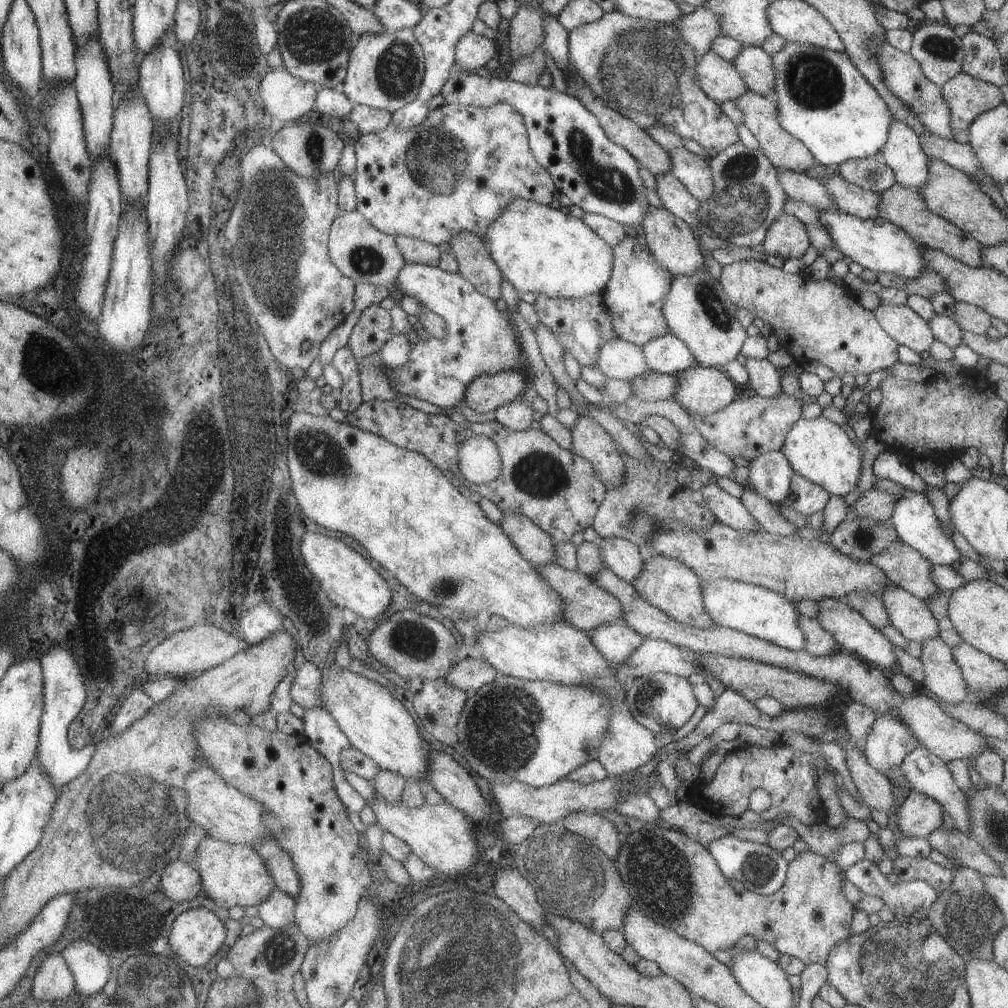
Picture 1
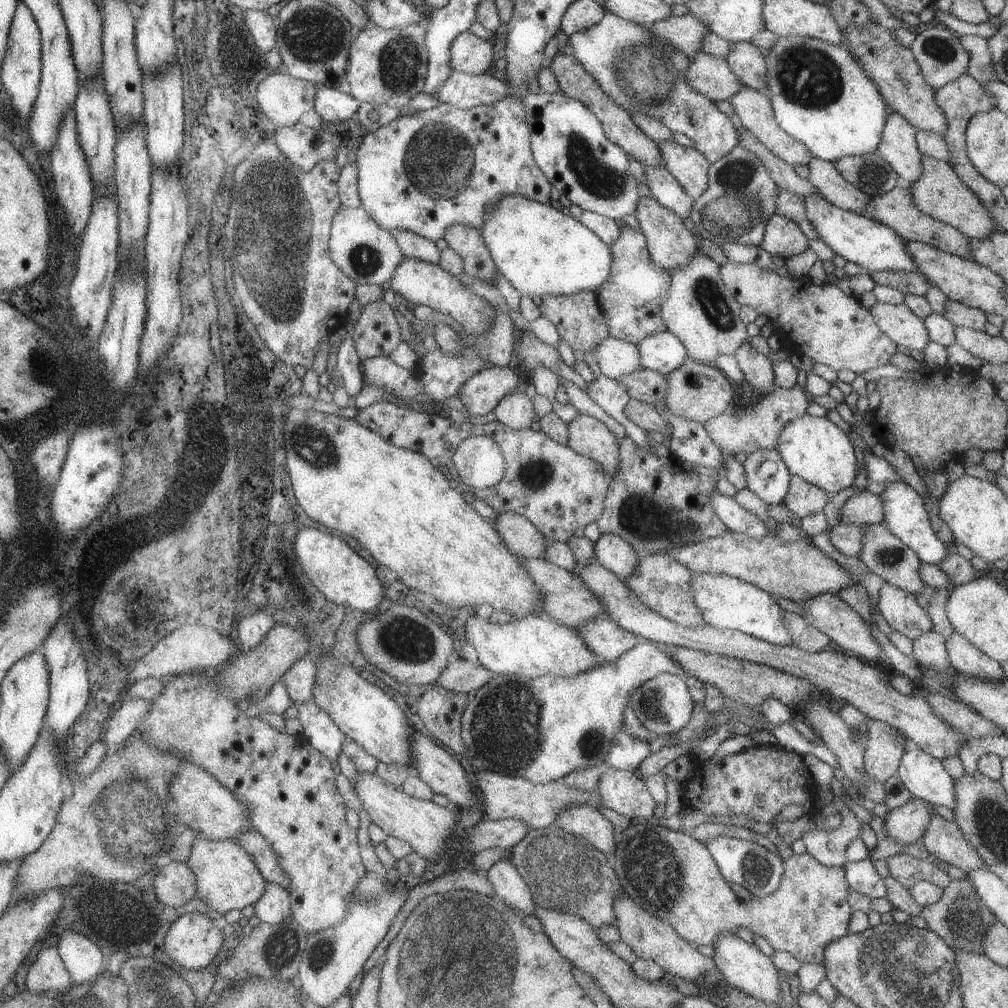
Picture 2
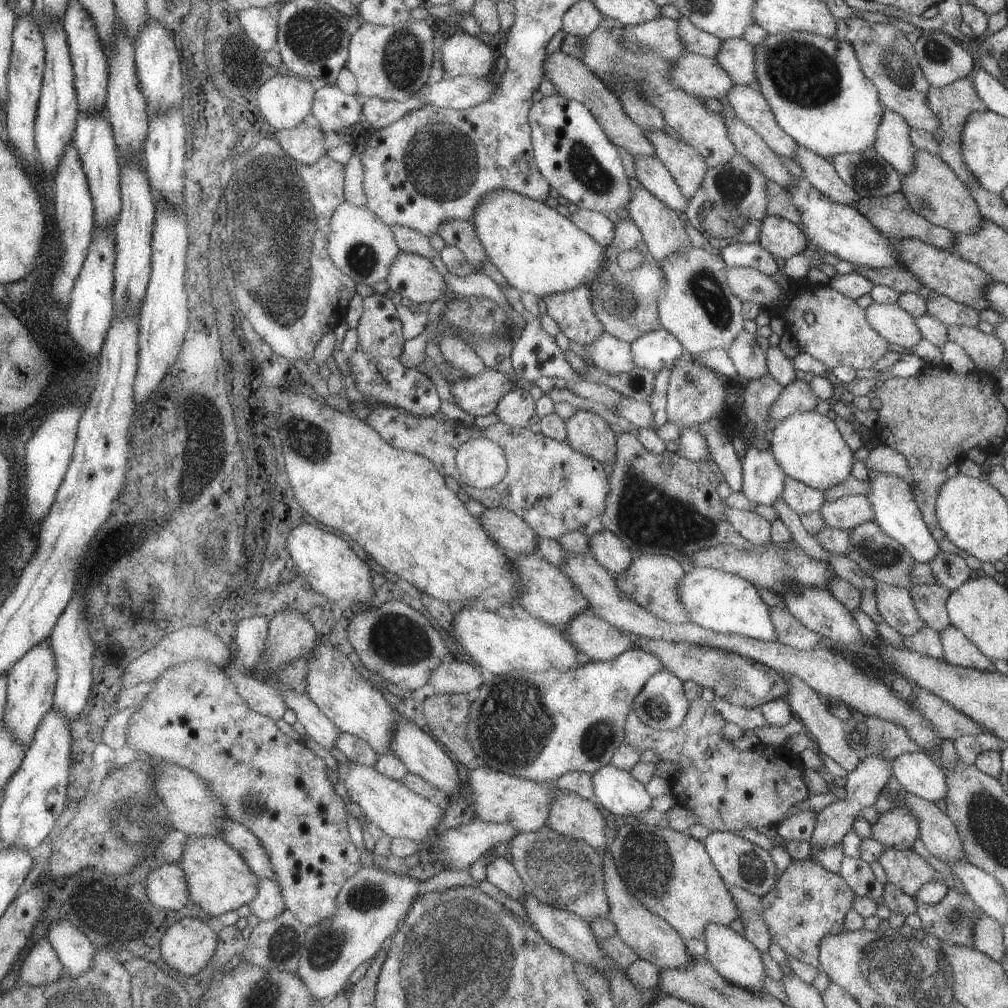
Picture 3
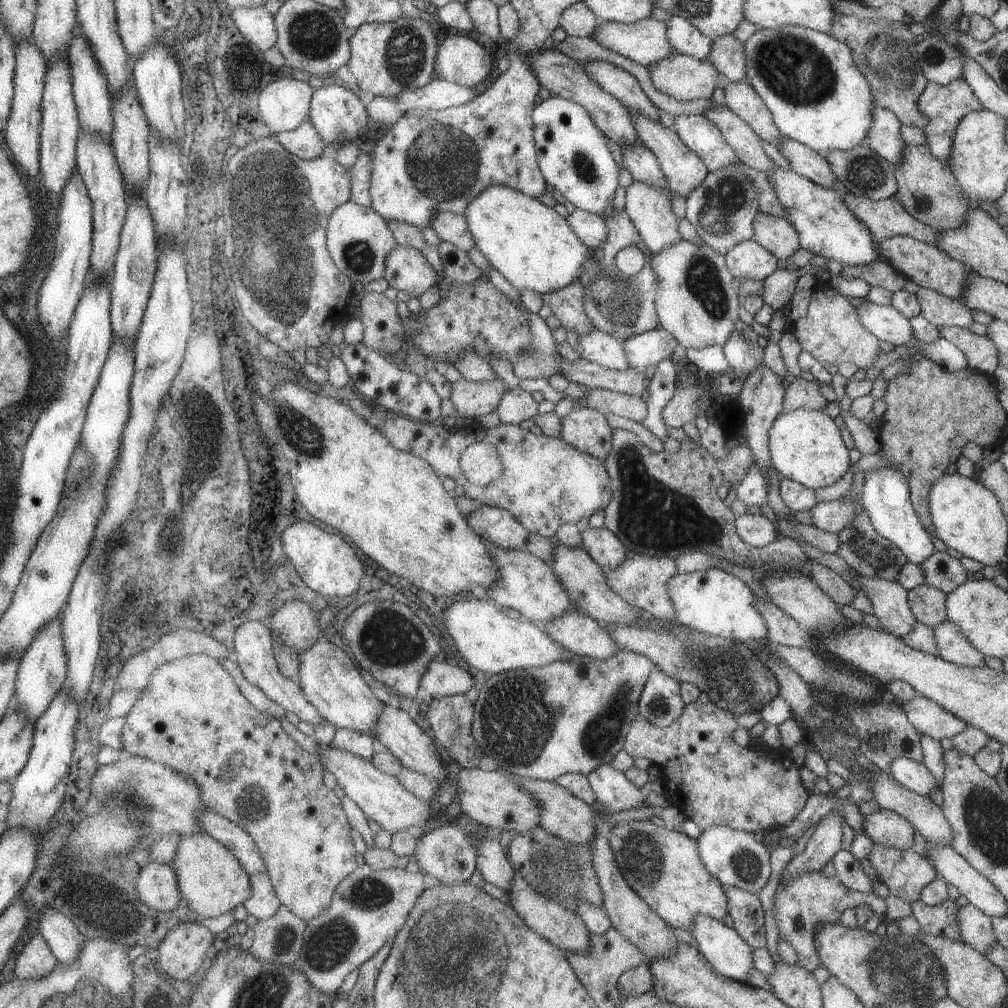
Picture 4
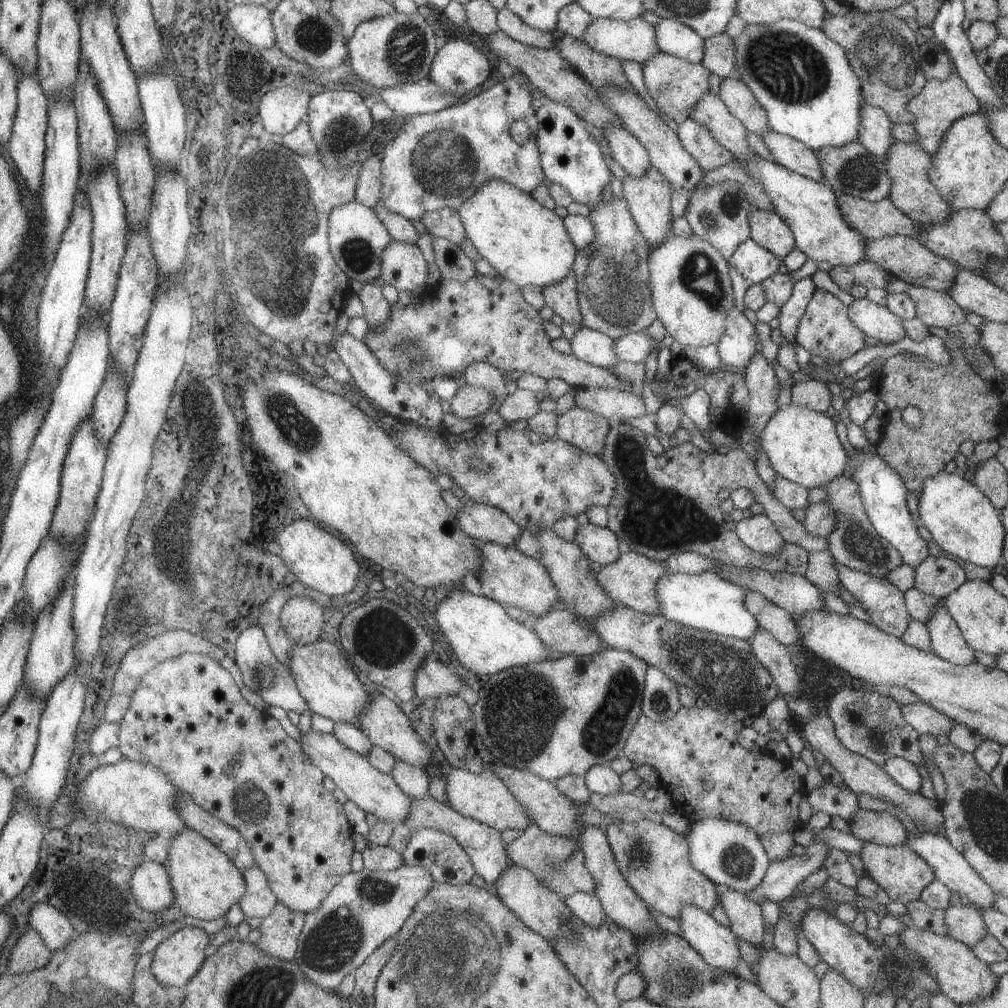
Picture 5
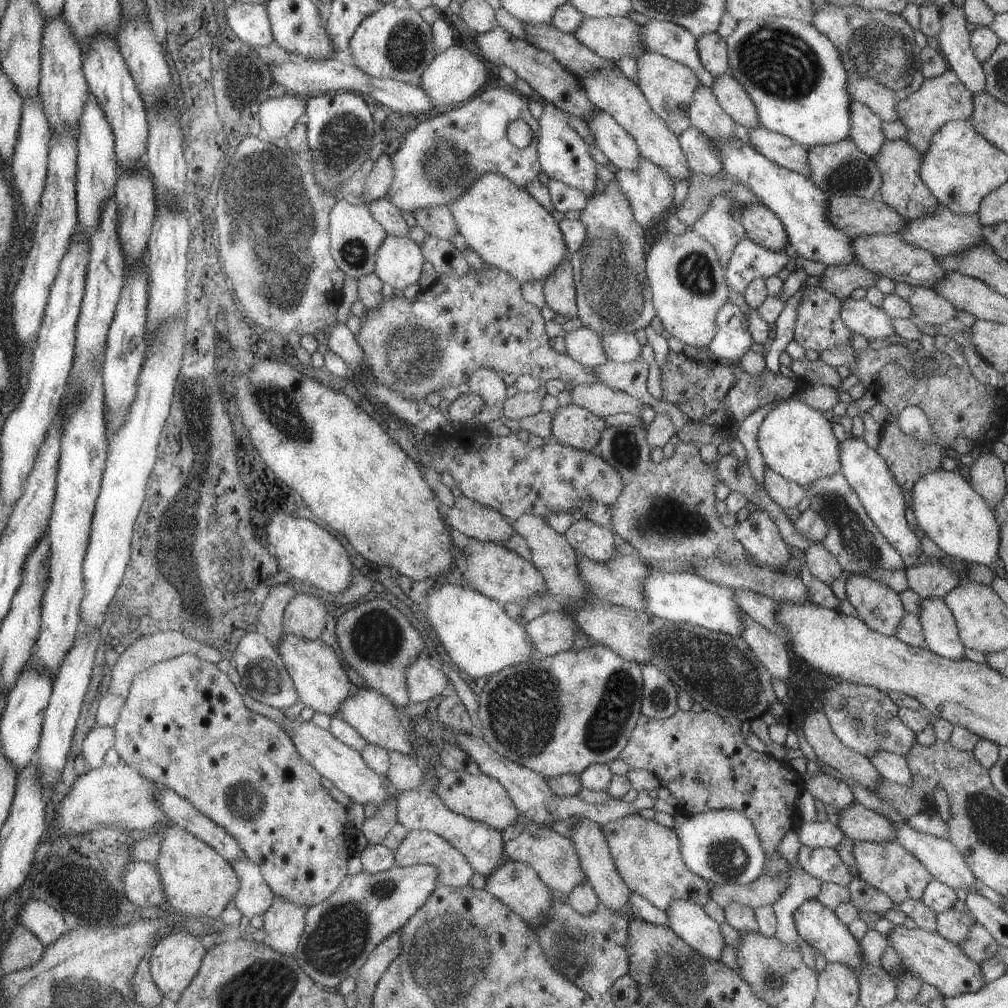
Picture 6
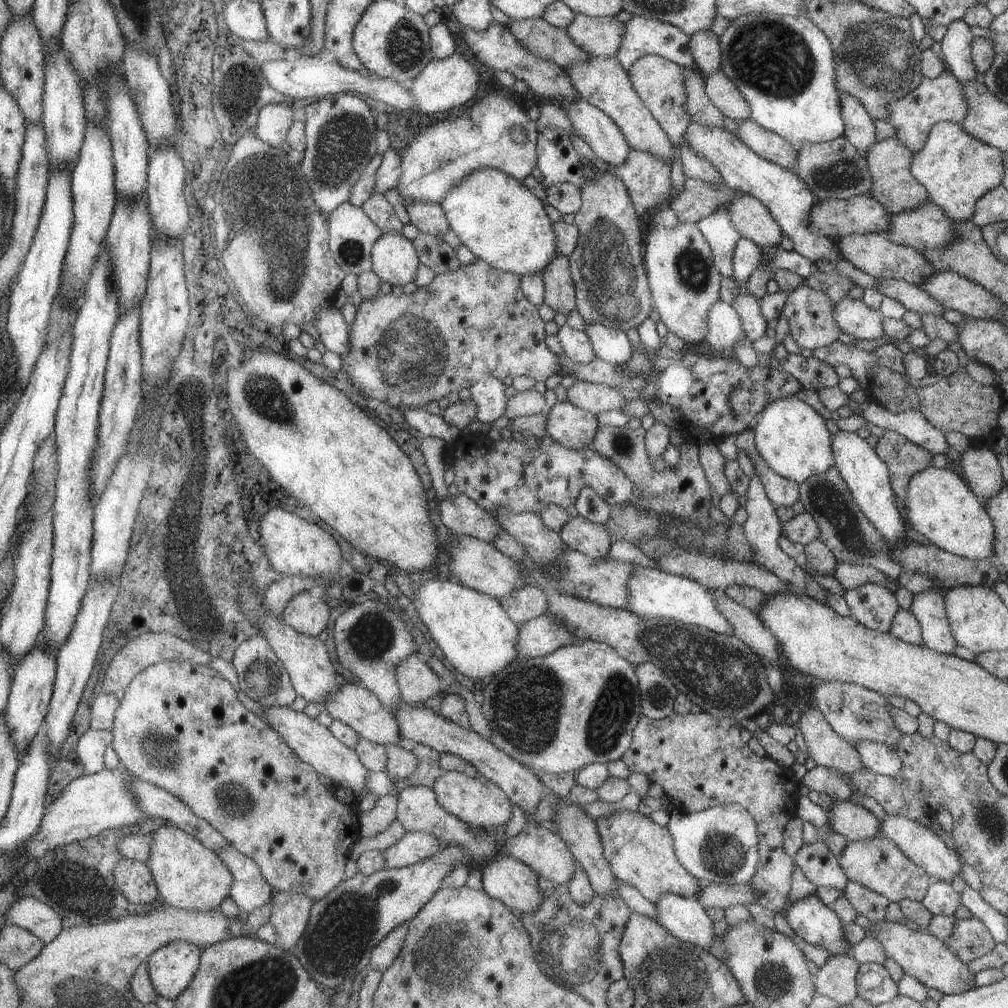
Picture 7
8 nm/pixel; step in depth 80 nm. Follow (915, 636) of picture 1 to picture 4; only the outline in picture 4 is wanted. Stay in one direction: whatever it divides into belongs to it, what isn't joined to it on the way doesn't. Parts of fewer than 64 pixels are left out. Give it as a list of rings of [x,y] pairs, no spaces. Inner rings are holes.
[[[801,543],[804,546],[805,554],[809,560],[820,562],[823,566],[834,570],[839,577],[841,577],[853,590],[857,588],[859,591],[866,594],[870,607],[872,608],[871,614],[881,623],[882,630],[891,633],[897,638],[901,638],[913,628],[916,622],[913,613],[909,610],[907,591],[897,581],[886,581],[883,579],[876,579],[875,577],[869,578],[865,575],[855,573],[851,567],[835,553],[825,554],[817,547]]]

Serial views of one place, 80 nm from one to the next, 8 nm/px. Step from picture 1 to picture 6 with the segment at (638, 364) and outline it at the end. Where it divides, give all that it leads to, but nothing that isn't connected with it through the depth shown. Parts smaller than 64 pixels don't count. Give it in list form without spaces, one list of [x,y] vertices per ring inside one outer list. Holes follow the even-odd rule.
[[[582,326],[570,332],[563,331],[562,336],[566,348],[565,354],[580,365],[591,369],[607,360],[598,334],[592,330]]]

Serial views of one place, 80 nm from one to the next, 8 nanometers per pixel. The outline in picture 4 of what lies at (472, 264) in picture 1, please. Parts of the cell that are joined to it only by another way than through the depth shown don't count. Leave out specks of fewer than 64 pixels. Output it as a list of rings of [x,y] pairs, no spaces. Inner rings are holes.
[[[439,211],[430,218],[429,227],[441,241],[449,241],[462,251],[467,252],[471,246],[474,246],[474,240],[463,215]]]

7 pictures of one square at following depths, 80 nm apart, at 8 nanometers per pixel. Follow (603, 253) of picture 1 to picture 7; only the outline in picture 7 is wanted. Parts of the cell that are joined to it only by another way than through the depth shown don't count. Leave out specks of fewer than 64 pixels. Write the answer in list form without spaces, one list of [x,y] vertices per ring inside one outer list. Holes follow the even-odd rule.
[[[478,168],[459,179],[458,184],[448,188],[439,201],[448,228],[466,246],[471,254],[479,257],[493,268],[515,273],[519,278],[524,274],[542,272],[543,268],[555,255],[556,236],[552,231],[552,222],[545,214],[544,205],[531,193],[522,182],[494,168]]]

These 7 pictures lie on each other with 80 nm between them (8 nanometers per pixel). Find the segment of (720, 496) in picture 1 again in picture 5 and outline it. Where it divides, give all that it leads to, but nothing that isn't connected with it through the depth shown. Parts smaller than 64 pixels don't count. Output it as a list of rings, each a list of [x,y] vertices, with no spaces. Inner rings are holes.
[[[744,515],[734,524],[737,538],[757,554],[776,555],[785,544],[769,517],[763,515]]]

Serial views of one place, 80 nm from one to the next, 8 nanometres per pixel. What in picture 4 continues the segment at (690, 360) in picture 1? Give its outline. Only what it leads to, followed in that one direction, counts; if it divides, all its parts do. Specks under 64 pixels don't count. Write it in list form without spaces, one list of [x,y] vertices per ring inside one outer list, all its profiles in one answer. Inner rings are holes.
[[[665,329],[645,331],[622,341],[628,366],[643,371],[670,356],[676,340]]]

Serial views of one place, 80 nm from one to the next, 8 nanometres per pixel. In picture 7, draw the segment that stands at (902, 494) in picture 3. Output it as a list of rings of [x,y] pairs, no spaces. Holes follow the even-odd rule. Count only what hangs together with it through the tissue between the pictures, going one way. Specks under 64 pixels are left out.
[[[838,430],[831,435],[830,447],[832,450],[834,465],[837,467],[841,478],[850,490],[852,499],[865,515],[865,518],[873,525],[873,528],[887,543],[904,542],[906,538],[903,530],[903,522],[897,512],[894,492],[890,487],[890,476],[885,463],[877,456],[874,448],[871,448],[864,438],[857,433]]]

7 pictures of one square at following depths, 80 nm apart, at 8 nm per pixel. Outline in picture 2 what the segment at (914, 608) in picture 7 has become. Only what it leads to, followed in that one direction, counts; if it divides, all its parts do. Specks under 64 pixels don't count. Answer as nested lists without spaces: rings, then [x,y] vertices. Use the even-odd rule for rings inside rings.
[[[958,632],[944,639],[950,665],[955,672],[973,676],[977,679],[1004,679],[1003,670],[998,662],[984,655],[976,646],[967,642]]]

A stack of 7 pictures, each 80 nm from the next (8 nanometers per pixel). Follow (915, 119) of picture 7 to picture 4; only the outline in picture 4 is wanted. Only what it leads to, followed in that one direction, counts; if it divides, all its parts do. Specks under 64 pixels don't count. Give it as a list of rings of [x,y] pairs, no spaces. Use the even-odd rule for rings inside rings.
[[[963,77],[953,79],[944,85],[927,82],[925,88],[917,97],[916,105],[918,111],[927,119],[927,124],[922,128],[922,131],[929,152],[944,164],[947,164],[950,159],[952,136],[959,120],[968,112],[983,109],[977,97],[963,80]]]

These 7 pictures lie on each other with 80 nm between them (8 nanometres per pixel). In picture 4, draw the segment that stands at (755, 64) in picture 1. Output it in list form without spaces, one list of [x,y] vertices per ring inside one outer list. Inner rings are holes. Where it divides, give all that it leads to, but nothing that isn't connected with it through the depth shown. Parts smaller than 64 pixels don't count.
[[[731,33],[712,39],[706,59],[725,81],[746,79],[743,45]]]

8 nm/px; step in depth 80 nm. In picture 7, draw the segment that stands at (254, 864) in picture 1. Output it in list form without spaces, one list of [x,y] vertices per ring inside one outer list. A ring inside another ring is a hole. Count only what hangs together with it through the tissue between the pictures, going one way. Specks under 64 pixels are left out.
[[[161,826],[151,836],[152,843],[145,864],[154,877],[158,898],[163,905],[204,911],[219,906],[221,900],[228,896],[231,873],[215,851],[205,848],[198,840],[176,826]]]

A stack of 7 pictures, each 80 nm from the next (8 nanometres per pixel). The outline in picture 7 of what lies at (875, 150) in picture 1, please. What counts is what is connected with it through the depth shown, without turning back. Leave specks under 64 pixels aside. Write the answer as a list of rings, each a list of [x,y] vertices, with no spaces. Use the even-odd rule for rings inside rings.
[[[747,13],[745,16],[735,17],[728,22],[723,33],[717,37],[720,48],[720,69],[721,72],[737,87],[740,95],[745,99],[748,106],[748,116],[765,130],[774,132],[783,140],[786,140],[794,149],[799,148],[802,142],[822,143],[841,136],[844,124],[839,110],[840,92],[835,88],[834,62],[830,42],[827,37],[809,20],[804,14],[797,16],[776,15],[773,13]]]

